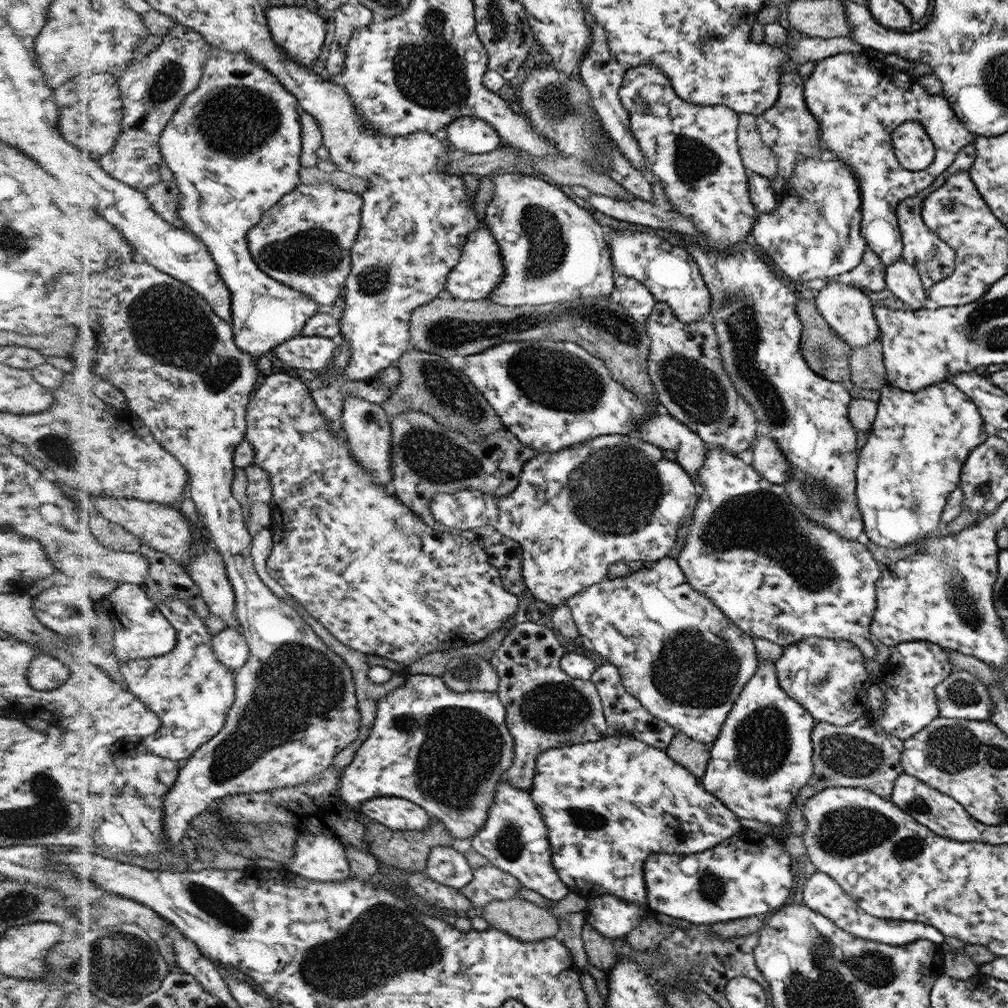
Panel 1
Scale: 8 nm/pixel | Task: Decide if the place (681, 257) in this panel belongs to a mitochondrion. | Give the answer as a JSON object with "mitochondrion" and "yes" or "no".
{"mitochondrion":"no"}

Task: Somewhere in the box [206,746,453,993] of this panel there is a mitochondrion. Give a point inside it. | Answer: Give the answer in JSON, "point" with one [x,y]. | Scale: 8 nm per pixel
{"point":[410,944]}

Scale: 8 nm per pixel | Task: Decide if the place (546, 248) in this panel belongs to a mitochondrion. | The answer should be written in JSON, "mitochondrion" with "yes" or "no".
{"mitochondrion":"yes"}

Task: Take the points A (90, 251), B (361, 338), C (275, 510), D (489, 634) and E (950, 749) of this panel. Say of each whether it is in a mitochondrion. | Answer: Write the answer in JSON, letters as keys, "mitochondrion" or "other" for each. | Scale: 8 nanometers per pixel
{"A":"other","B":"other","C":"other","D":"other","E":"mitochondrion"}

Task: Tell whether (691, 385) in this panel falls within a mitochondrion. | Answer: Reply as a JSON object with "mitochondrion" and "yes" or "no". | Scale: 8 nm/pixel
{"mitochondrion":"yes"}

